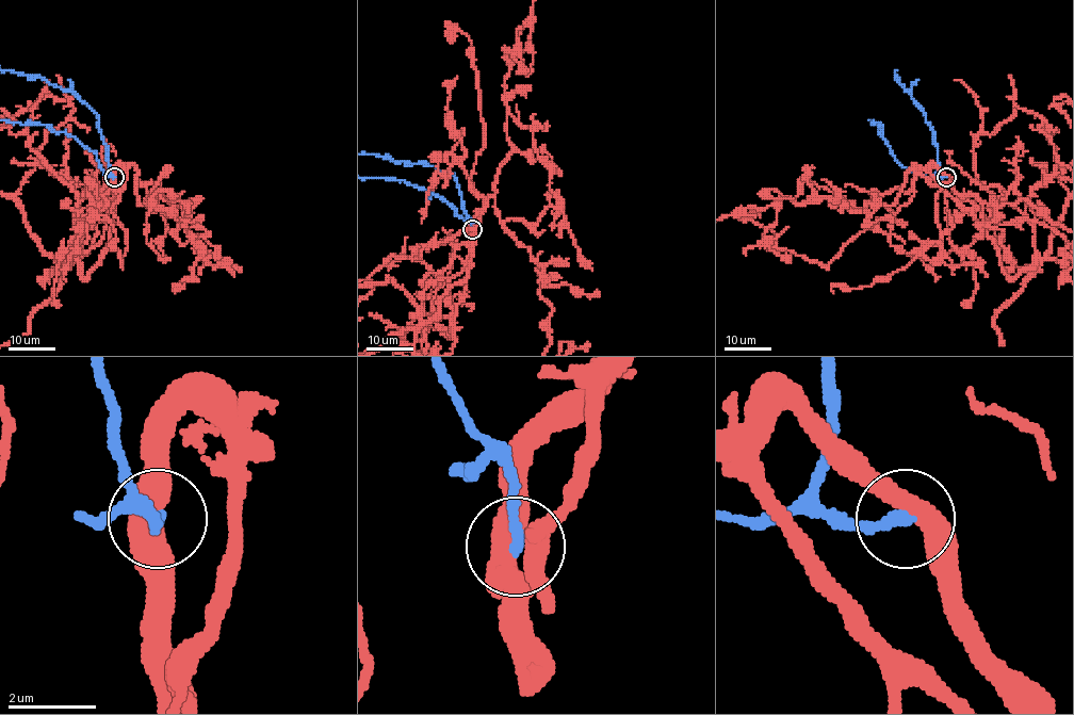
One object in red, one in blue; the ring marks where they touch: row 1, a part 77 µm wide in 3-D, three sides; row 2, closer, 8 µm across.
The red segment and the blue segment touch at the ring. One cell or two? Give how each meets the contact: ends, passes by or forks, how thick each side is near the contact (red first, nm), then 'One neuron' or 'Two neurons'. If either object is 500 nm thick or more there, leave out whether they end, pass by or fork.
Thickness 500 nm (red) against 260 nm. Two neurons

